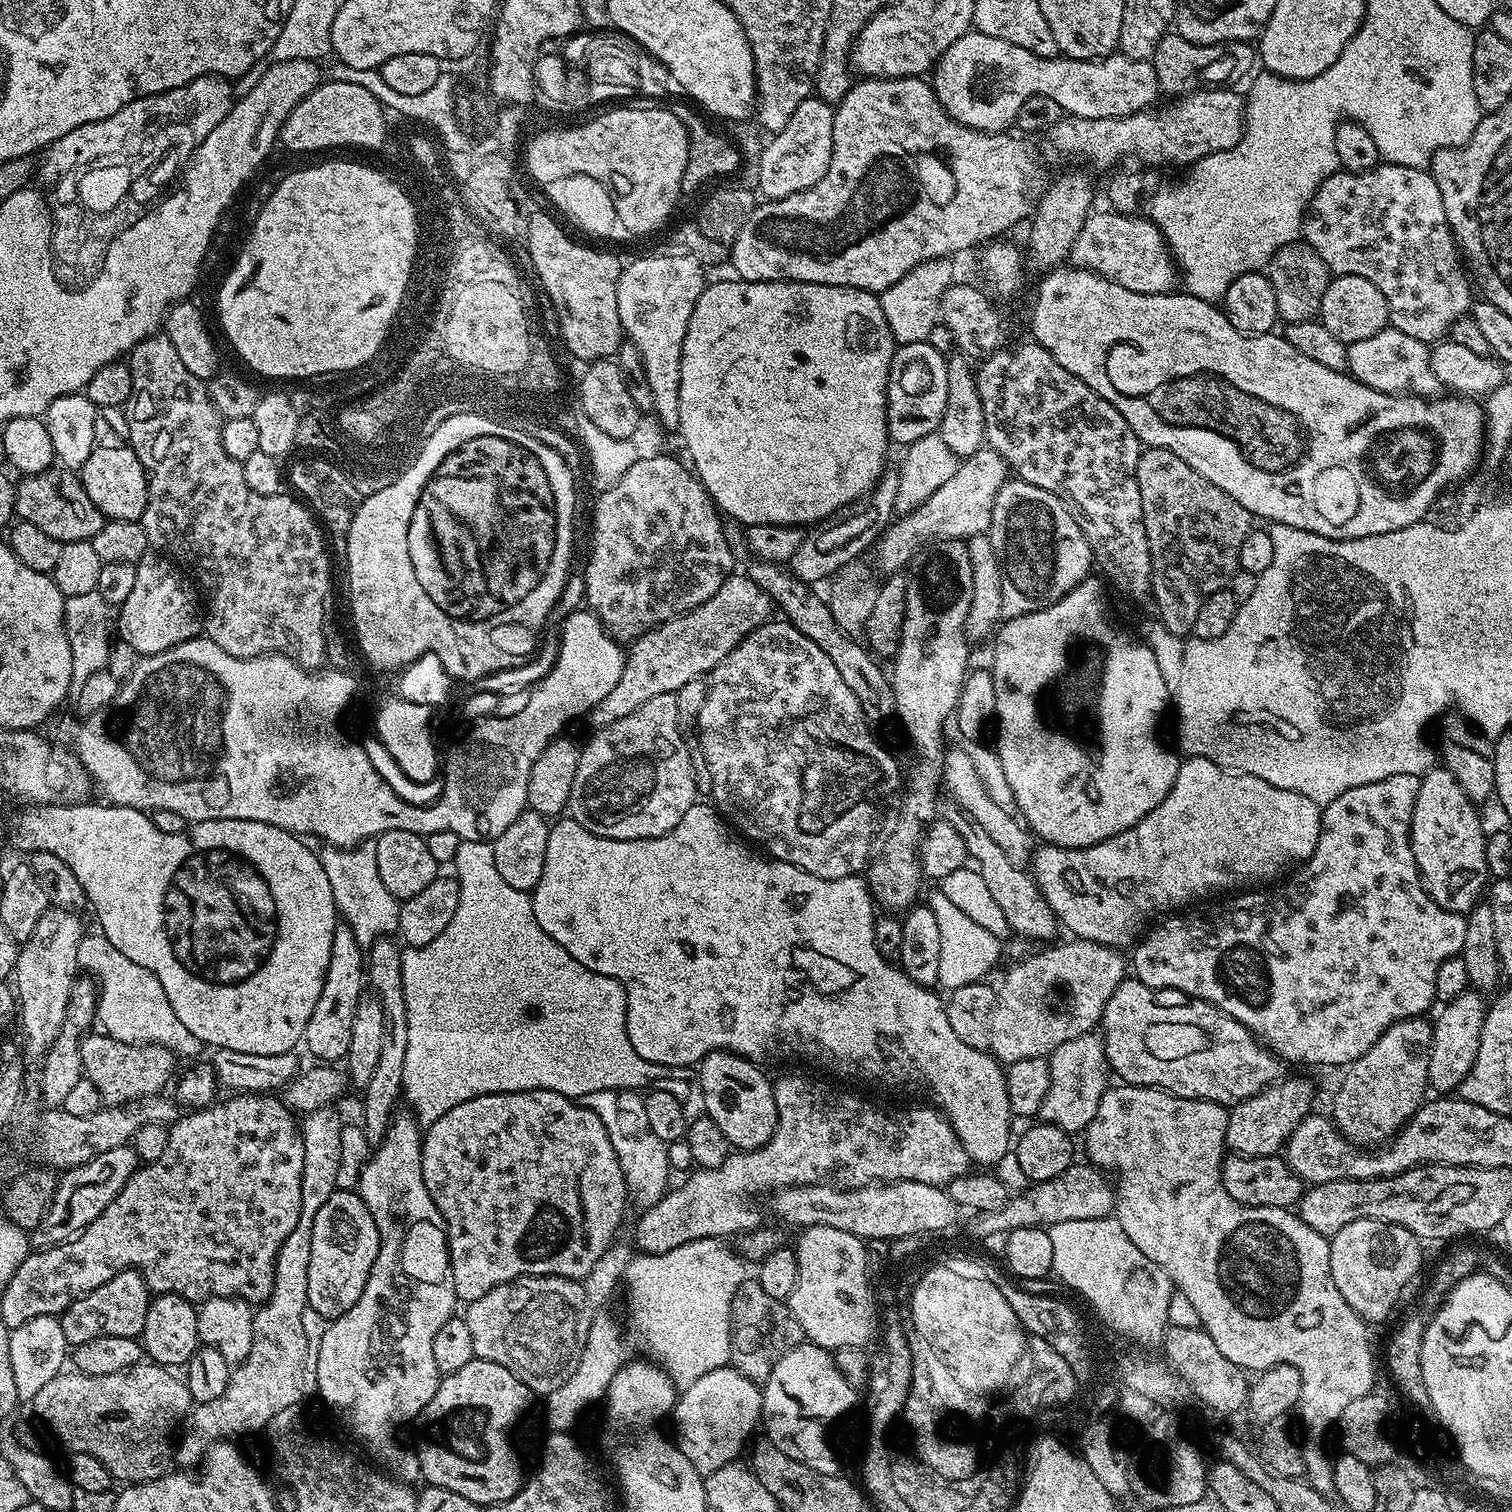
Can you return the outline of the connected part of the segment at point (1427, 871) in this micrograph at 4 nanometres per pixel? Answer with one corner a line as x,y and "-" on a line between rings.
1433,766
1430,771
1420,777
1420,789
1418,798
1414,802
1414,814
1412,815
1412,829
1410,830
1410,842
1414,862
1420,869
1420,878
1429,896
1438,906
1442,906
1448,912
1467,914
1481,903
1486,889
1490,883
1488,867
1486,866
1486,828
1480,825
1480,816
1477,805
1458,786
1454,774
1443,766

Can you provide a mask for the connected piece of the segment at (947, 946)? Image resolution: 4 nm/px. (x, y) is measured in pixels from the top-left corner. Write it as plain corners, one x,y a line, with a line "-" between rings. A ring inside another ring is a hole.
934,890
926,896
926,903
934,910
934,919
938,922
938,931
942,938
942,954
938,961
939,987
951,990
958,986
981,983
987,977
984,975
1000,960
1002,940
958,910
940,890

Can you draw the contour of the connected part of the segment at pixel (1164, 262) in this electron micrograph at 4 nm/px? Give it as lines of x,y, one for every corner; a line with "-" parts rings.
1107,211
1088,215
1078,238
1074,238
1071,263
1138,294
1171,293
1178,284
1178,269
1158,226
1140,214

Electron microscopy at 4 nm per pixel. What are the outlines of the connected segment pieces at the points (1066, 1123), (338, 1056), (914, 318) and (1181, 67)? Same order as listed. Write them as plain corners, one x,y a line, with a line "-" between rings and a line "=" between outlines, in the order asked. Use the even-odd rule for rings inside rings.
1096,1034
1070,1038
1070,1042
1062,1042
1062,1046
1058,1046
1058,1050
1047,1057
1047,1062
1050,1066
1050,1090
1046,1090
1039,1119
1069,1134
1083,1133
1094,1114
1098,1114
1098,1102
1102,1102
1102,1094
1110,1087
1110,1069
1103,1039
=
343,922
337,923
334,929
334,943
330,946
330,966
326,966
326,978
322,982
322,990
318,994
318,1003
314,1005
314,1014
310,1014
310,1022
306,1022
303,1047
308,1047
312,1056
317,1056
320,1062
340,1062
345,1059
350,1050
350,1030
354,1030
354,1014
358,1010
366,989
366,952
360,947
354,934
=
940,257
920,263
914,270
908,271
899,282
879,295
887,325
890,326
892,336
899,345
927,341
930,330
939,321
941,294
953,281
952,259
=
1177,32
1165,33
1159,40
1158,48
1151,59
1160,82
1180,76
1188,77
1188,83
1194,86
1232,86
1252,67
1257,67
1258,52
1251,43
1234,40
1231,44
1196,44
1184,39

